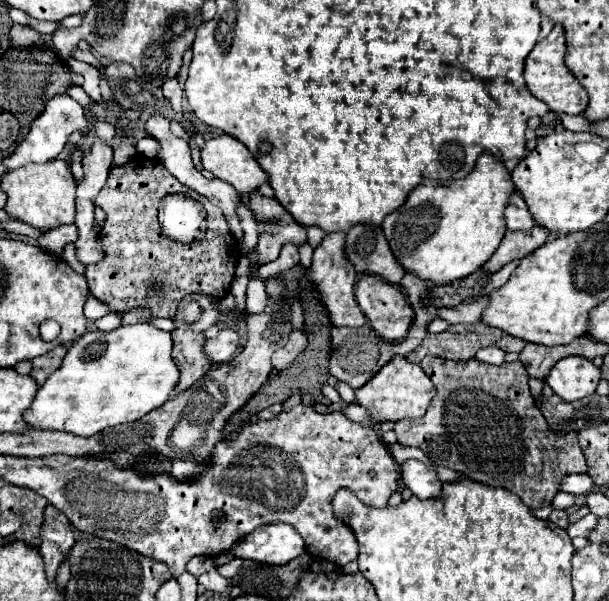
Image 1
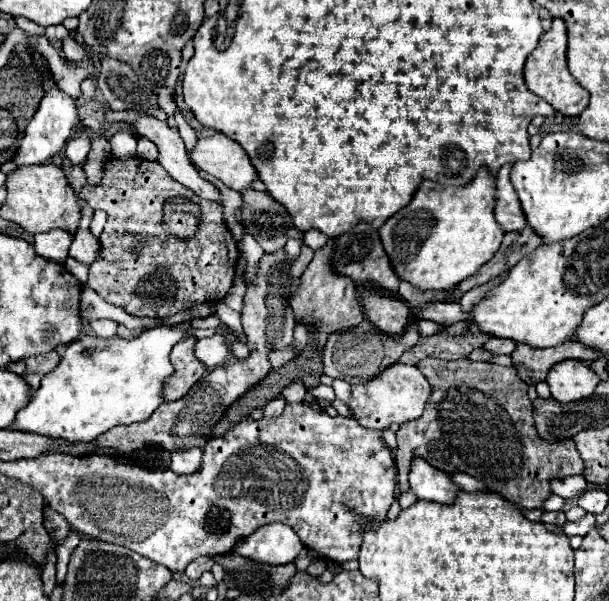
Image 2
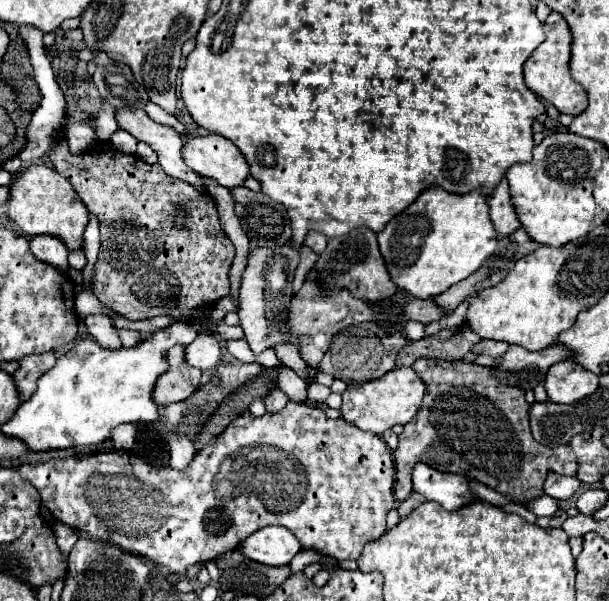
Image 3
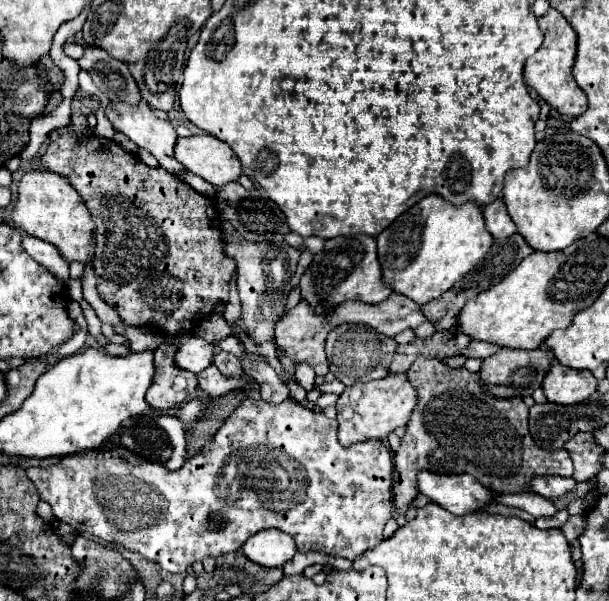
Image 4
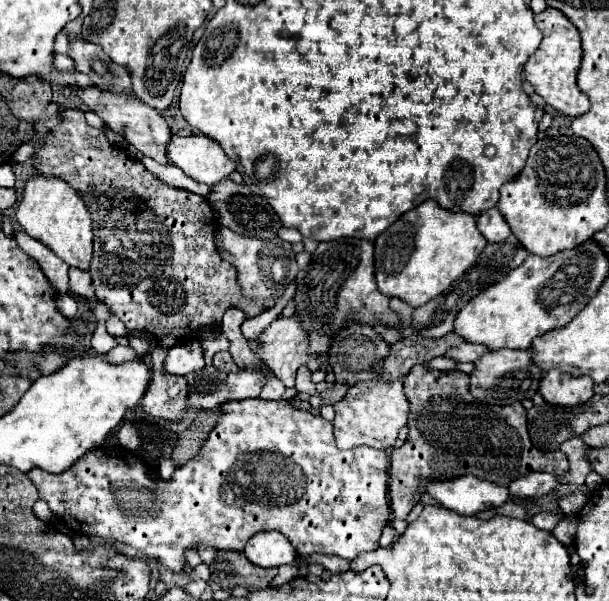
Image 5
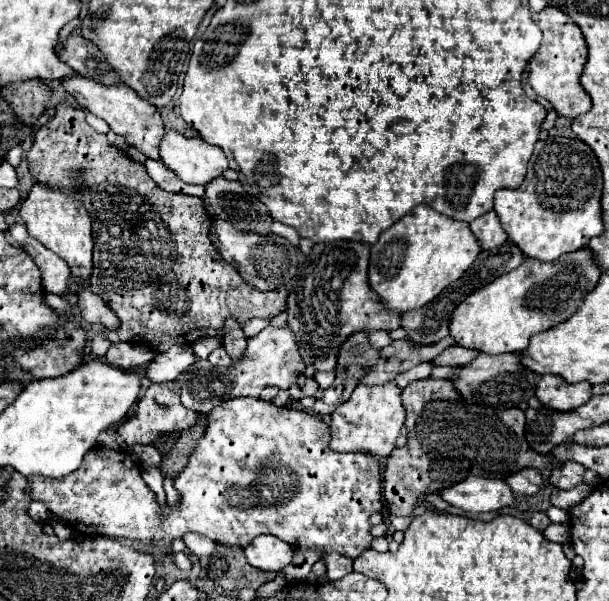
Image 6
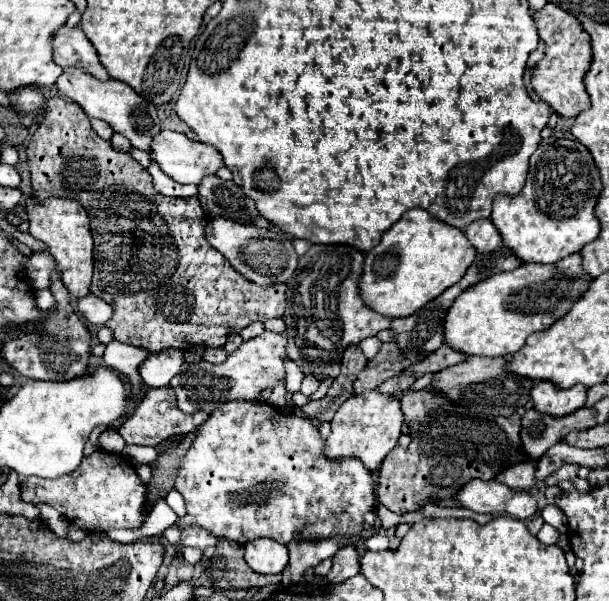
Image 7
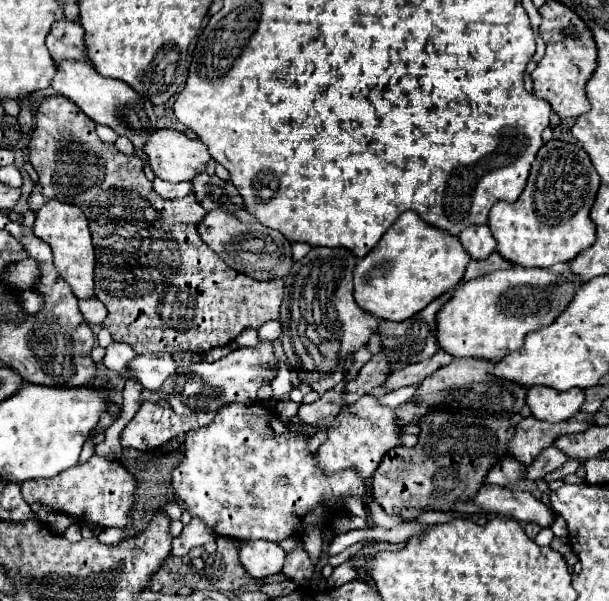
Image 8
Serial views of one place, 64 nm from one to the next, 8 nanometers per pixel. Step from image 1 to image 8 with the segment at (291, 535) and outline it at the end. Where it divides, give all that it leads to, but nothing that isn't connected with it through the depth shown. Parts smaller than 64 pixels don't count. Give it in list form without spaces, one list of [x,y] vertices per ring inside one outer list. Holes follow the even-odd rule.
[[[254,540],[242,542],[240,560],[252,578],[264,578],[282,572],[286,552],[276,542]]]

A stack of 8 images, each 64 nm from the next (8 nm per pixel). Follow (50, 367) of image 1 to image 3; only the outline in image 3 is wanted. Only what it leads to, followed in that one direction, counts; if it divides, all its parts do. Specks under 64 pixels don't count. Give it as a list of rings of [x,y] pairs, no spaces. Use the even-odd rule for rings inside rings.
[[[46,352],[46,354],[32,354],[20,360],[20,368],[14,374],[16,386],[20,388],[20,396],[22,400],[28,400],[34,392],[36,392],[36,380],[48,372],[52,366],[56,364],[56,356],[54,352]]]

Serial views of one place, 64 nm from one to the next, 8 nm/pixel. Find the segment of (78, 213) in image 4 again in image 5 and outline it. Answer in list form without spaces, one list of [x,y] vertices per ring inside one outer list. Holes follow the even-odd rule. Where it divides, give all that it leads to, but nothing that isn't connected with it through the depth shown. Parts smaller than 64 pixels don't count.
[[[30,176],[22,192],[22,202],[16,208],[16,222],[28,236],[40,240],[50,250],[54,250],[54,254],[58,254],[66,264],[82,270],[90,268],[94,223],[84,206],[84,200],[80,200],[78,192],[74,192],[68,182],[56,176]]]

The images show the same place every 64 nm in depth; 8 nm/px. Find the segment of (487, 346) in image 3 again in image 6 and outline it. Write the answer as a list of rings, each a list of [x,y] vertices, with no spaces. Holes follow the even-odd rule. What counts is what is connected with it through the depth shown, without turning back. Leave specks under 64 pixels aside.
[[[450,346],[450,348],[446,348],[434,362],[436,364],[440,364],[440,366],[444,366],[444,364],[468,364],[468,362],[472,362],[476,356],[478,356],[480,352],[478,350],[472,350],[472,348],[464,348],[464,346]]]

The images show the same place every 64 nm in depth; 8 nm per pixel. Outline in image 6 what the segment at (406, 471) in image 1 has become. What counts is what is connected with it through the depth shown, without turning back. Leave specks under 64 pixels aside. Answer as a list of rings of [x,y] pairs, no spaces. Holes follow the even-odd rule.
[[[468,476],[468,480],[462,480],[450,488],[444,488],[438,494],[450,506],[470,514],[516,506],[514,494],[510,492],[504,480],[484,480],[484,478]]]

